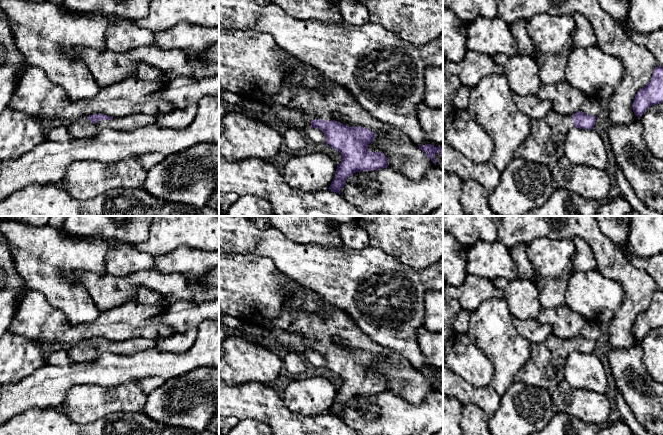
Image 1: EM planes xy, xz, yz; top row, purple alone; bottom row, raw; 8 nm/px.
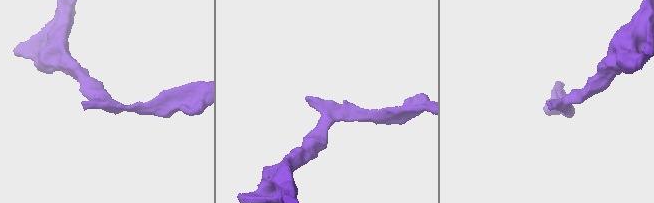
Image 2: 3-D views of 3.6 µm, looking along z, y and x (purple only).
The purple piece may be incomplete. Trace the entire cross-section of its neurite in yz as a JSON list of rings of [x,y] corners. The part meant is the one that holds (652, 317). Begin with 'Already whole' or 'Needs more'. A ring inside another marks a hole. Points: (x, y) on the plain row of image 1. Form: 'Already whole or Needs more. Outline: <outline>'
Already whole. Outline: [[[663,291],[654,292],[650,306],[640,313],[633,326],[634,338],[638,343],[646,336],[646,334],[655,328],[663,326]]]

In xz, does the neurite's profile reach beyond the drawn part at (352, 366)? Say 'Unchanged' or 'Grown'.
Grown

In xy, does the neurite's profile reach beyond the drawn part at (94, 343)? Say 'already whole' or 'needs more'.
needs more

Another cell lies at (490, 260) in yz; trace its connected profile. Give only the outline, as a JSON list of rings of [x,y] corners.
[[[479,241],[467,250],[467,274],[488,280],[518,278],[517,266],[508,249],[502,243]]]

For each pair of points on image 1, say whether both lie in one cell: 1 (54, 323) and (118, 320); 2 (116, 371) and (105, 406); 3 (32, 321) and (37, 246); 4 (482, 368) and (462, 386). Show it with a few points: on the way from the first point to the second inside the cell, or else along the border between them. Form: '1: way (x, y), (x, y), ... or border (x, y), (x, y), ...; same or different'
1: way (70, 331), (92, 331), (102, 327); same
2: border (134, 380), (109, 387), (88, 384); different
3: border (28, 288), (38, 291), (52, 306); different
4: border (453, 371), (476, 387), (490, 385); different

